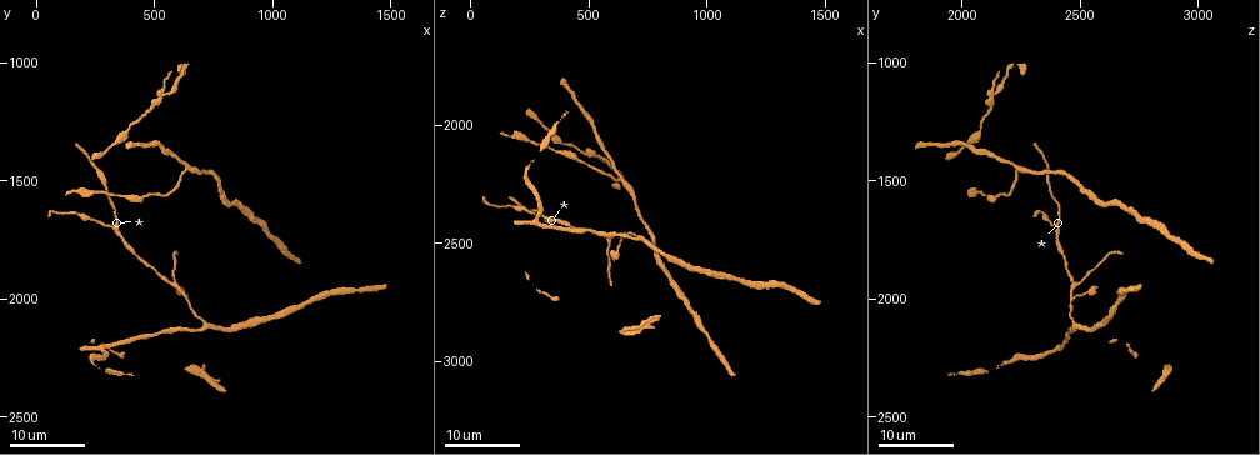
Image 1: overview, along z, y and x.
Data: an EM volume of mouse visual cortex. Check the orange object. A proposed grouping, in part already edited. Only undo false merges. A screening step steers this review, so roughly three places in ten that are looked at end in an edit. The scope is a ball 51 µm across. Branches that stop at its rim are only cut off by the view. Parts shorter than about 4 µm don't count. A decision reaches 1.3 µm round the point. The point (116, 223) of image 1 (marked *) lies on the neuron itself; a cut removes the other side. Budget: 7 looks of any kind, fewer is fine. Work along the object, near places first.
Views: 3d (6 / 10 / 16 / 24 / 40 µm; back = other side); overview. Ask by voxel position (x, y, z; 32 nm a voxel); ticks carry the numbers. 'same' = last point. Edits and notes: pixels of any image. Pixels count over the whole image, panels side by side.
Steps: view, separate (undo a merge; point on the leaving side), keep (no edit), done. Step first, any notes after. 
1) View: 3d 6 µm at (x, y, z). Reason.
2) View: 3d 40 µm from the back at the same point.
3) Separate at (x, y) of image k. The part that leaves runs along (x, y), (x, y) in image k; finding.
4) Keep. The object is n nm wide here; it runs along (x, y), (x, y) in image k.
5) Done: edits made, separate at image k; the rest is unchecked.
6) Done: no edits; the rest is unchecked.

View: 3d 16 µm at (250, 1670, 2370). Calibre changes.

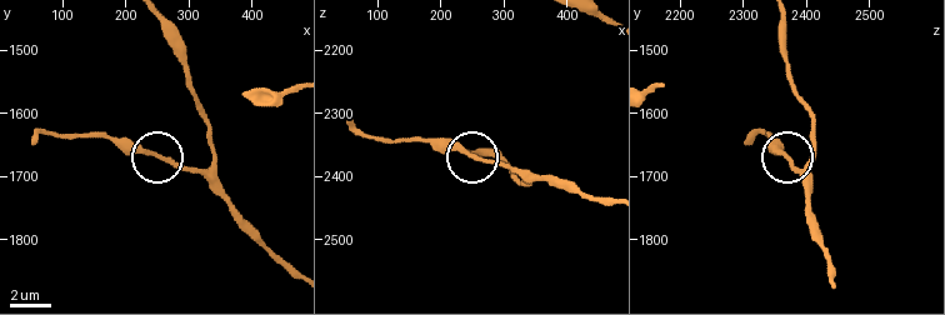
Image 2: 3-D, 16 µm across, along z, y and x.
View: 3d 10 µm at (240, 1665, 2365).

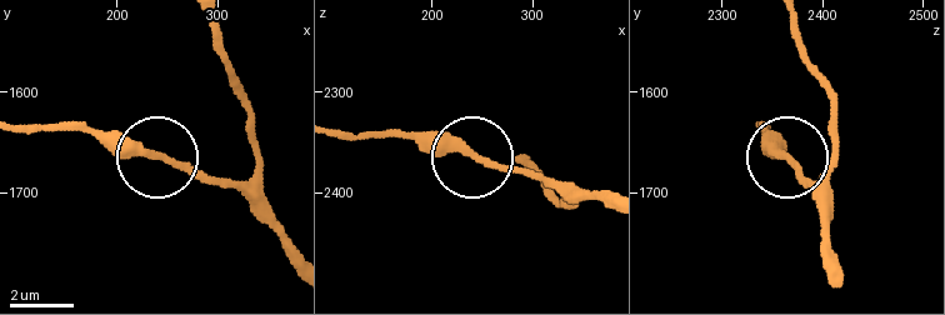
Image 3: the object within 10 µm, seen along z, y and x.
Keep. It runs along (258, 173), (204, 180), (115, 134), (61, 131) in image 3; one neuron here.

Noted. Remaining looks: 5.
View: 3d 16 µm at (640, 1440, 2230). Two arms in line, one across.

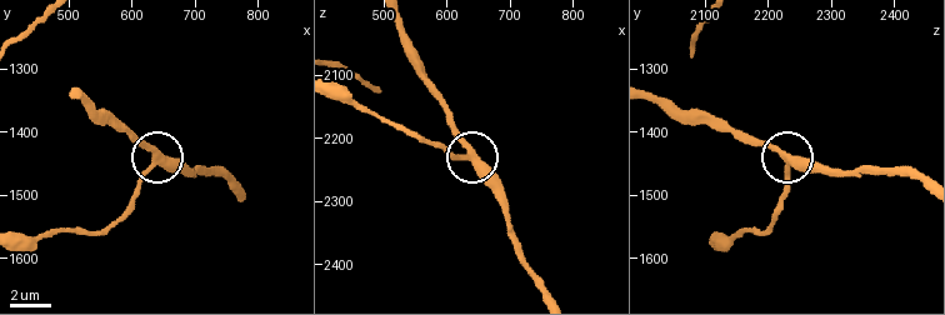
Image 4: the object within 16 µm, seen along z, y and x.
View: 3d 6 µm at (640, 1440, 2225).

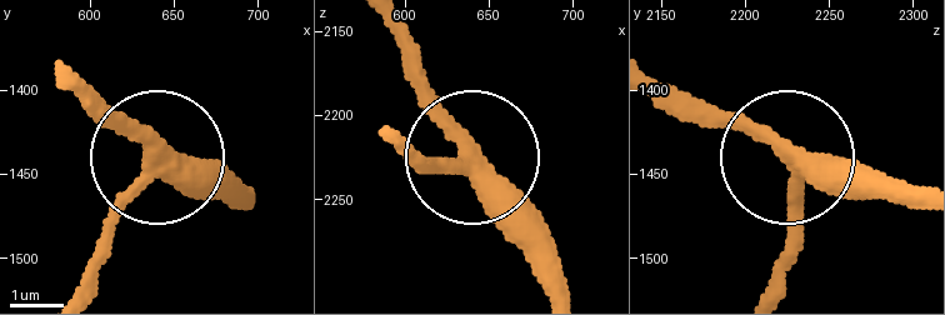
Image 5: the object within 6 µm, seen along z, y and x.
Keep. Continuous, no second neuron.

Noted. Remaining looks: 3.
View: 3d 16 µm at (360, 1570, 2110).

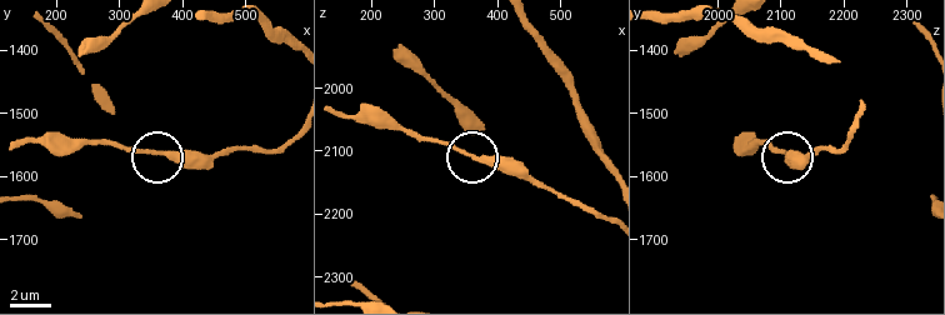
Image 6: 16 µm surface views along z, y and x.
View: 3d 10 µm at (360, 1560, 2110). Closer look.

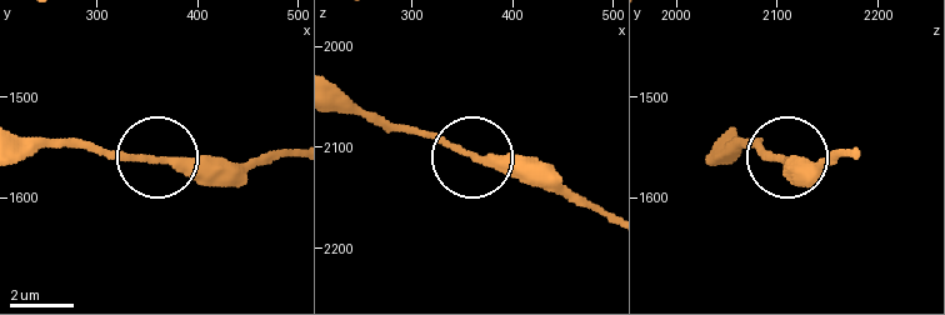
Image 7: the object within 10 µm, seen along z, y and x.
View: 3d 6 µm at (356, 1562, 2110).

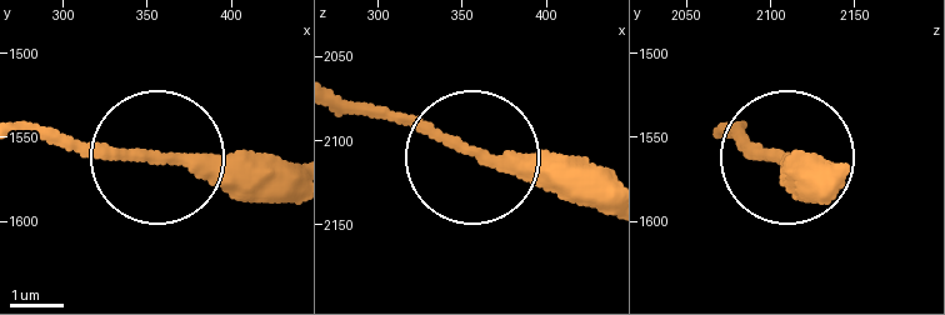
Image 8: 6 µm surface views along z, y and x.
Keep. Continuous, no second neuron.

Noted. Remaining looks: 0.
Done: no edits; the rest is unchecked.

